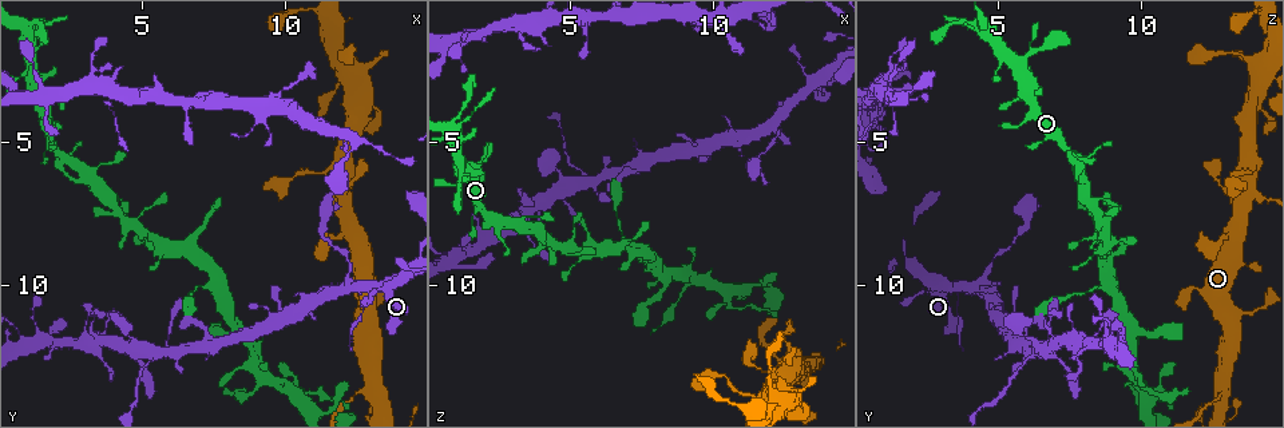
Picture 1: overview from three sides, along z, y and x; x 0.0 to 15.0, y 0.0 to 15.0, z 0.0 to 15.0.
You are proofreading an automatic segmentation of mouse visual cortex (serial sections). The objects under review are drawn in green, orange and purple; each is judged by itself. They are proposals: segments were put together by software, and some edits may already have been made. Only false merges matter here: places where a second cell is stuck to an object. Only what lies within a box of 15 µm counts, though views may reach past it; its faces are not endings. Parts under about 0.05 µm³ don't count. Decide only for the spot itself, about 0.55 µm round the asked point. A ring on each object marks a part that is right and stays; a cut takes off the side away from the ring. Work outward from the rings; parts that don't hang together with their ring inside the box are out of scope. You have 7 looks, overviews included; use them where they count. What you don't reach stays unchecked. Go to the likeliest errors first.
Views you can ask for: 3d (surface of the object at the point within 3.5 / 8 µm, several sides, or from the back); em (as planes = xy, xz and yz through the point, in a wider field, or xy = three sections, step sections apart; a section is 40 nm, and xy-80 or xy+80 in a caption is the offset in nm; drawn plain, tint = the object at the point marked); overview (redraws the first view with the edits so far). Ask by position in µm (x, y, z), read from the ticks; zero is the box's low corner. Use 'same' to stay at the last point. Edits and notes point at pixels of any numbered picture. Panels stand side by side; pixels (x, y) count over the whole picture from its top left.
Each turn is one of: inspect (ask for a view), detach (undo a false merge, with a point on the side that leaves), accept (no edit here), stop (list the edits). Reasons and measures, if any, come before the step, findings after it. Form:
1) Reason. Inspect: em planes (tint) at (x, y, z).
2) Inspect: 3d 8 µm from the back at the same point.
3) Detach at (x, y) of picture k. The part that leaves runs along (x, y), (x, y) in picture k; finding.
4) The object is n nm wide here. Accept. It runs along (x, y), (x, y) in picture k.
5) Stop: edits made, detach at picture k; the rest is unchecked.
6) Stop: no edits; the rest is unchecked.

Calibre changes. Inspect: 3d 3.5 µm at (9.6, 11.4, 5.3).

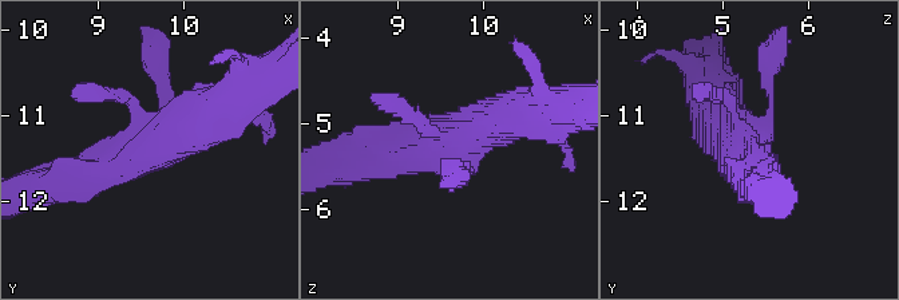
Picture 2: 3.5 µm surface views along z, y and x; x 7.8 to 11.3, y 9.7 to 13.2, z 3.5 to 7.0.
Inspect: em xy step 5 (tint) at (9.65, 11.35, 5.20).

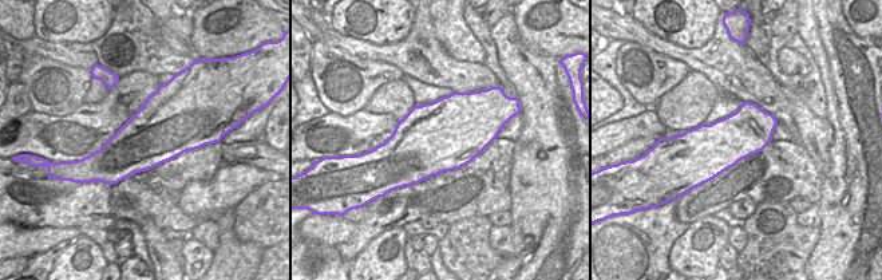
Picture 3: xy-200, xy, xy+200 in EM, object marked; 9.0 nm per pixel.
Accept. One cell here.

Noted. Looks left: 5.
Calibre changes. Inspect: 3d 3.5 µm from the back at (5.2, 12.8, 5.9).

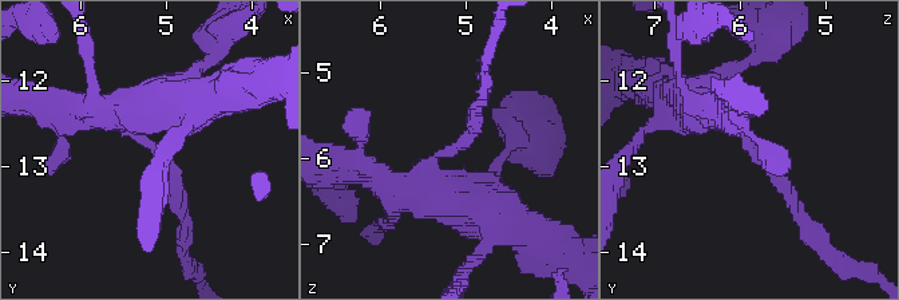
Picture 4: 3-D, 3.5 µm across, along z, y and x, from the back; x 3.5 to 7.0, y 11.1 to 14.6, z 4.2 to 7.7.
The arms are 200, 400 nm wide. Inspect: em xy step 1 (tint) at (5.20, 12.75, 5.95).

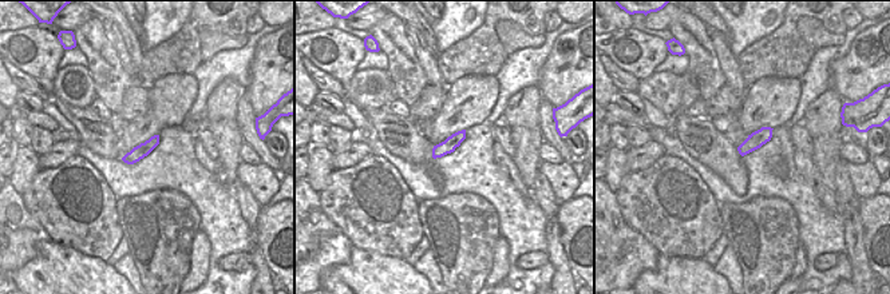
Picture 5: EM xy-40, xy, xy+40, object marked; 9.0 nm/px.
Accept. It runs along (91, 107), (119, 107), (173, 165), (186, 210) in picture 4; one cell here.

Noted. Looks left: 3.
A fork. Inspect: 3d 8 µm at (7.5, 10.1, 8.8).

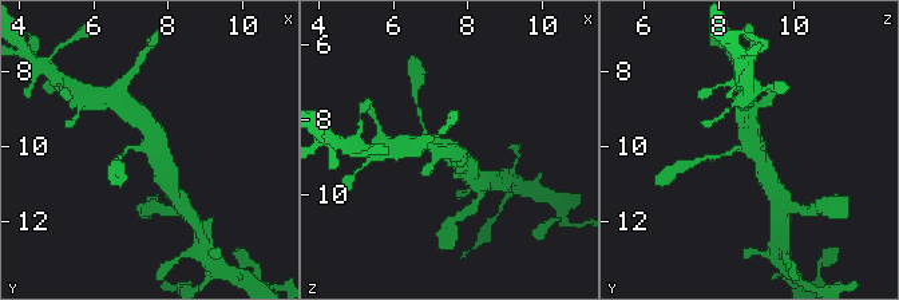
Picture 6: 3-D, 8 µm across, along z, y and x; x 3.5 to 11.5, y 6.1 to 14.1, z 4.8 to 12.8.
3 arms meet here; the arms are 150, 350, 500 nm wide. Inspect: em xy step 3 (tint) at (7.5, 10.0, 8.8).

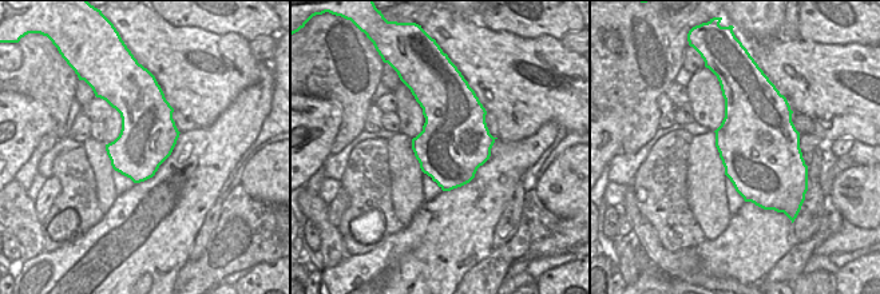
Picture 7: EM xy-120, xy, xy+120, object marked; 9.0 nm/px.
Accept. It runs along (137, 110), (167, 177) in picture 6; all the same cell.

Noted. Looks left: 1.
Stop: no edits; the rest is unchecked.

